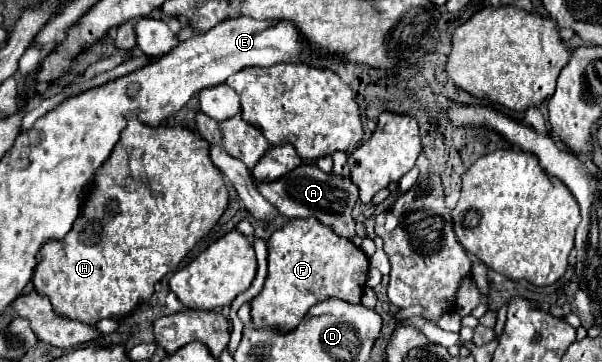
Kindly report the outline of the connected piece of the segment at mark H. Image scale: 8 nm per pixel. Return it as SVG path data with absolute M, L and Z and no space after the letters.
M131 120L111 156L95 172L93 188L67 238L47 240L41 246L33 286L49 298L57 314L79 322L97 324L103 318L127 316L151 298L155 284L167 272L173 272L189 250L211 232L225 208L227 188L219 168L209 158L207 140L183 126L147 126Z

